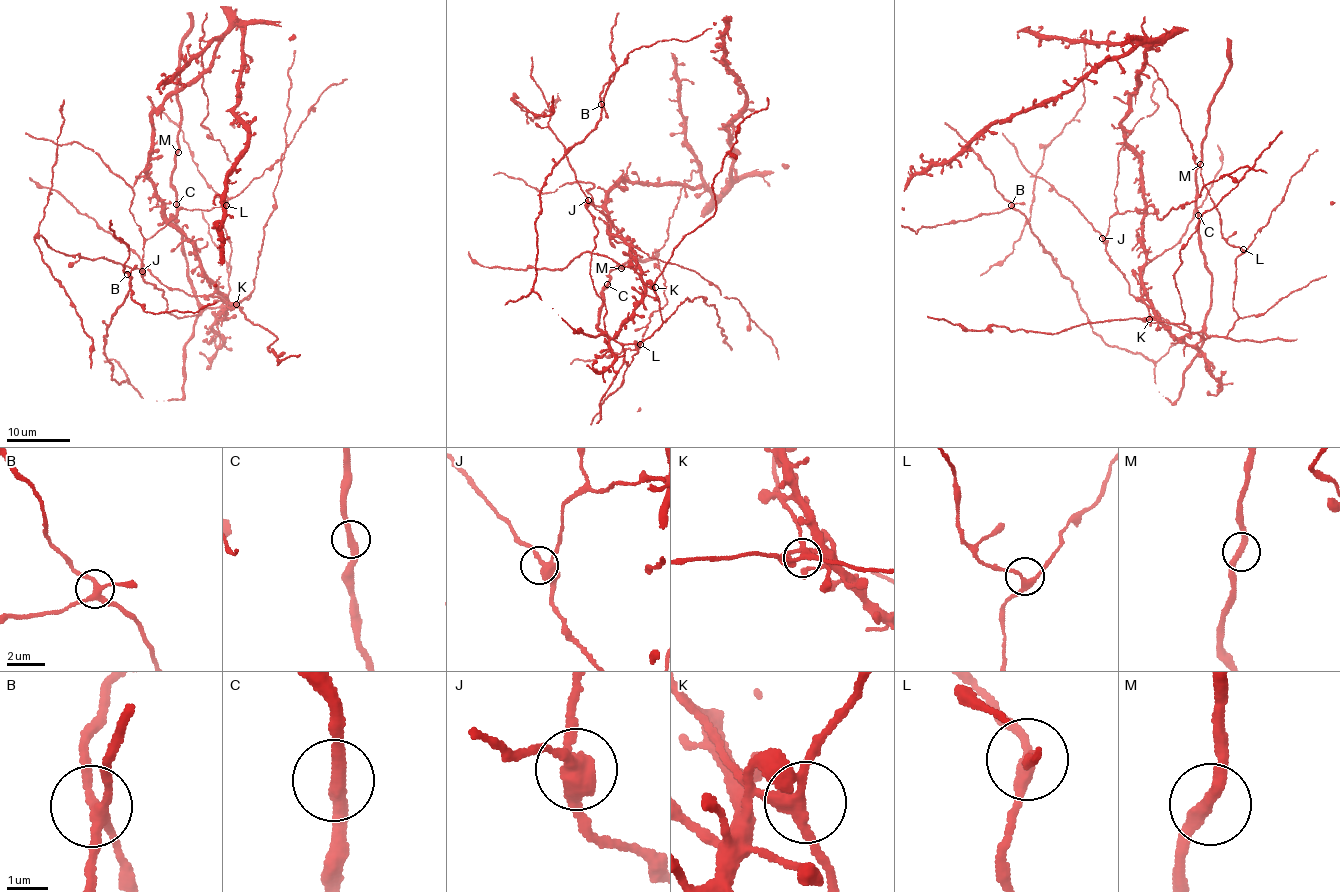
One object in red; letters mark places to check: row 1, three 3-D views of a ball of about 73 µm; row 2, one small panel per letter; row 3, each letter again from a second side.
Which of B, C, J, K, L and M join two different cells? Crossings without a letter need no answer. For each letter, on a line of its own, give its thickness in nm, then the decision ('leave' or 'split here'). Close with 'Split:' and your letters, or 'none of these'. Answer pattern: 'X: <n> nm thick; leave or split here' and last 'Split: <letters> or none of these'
B: 280 nm thick; leave
C: 320 nm thick; leave
J: 360 nm thick; leave
K: 280 nm thick; leave
L: 240 nm thick; leave
M: 280 nm thick; leave
Split: none of these

